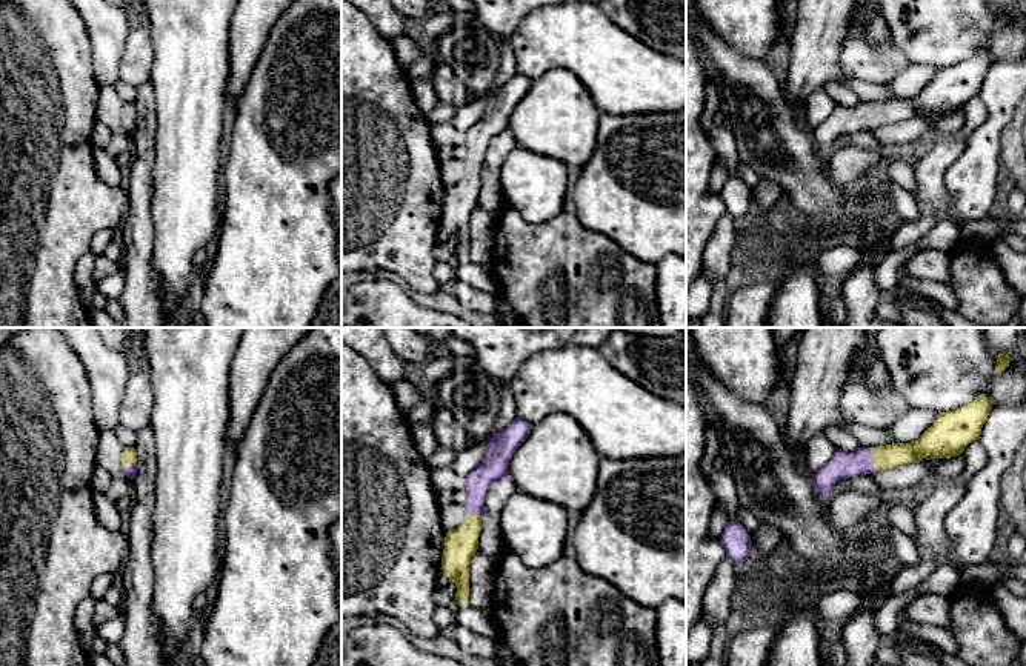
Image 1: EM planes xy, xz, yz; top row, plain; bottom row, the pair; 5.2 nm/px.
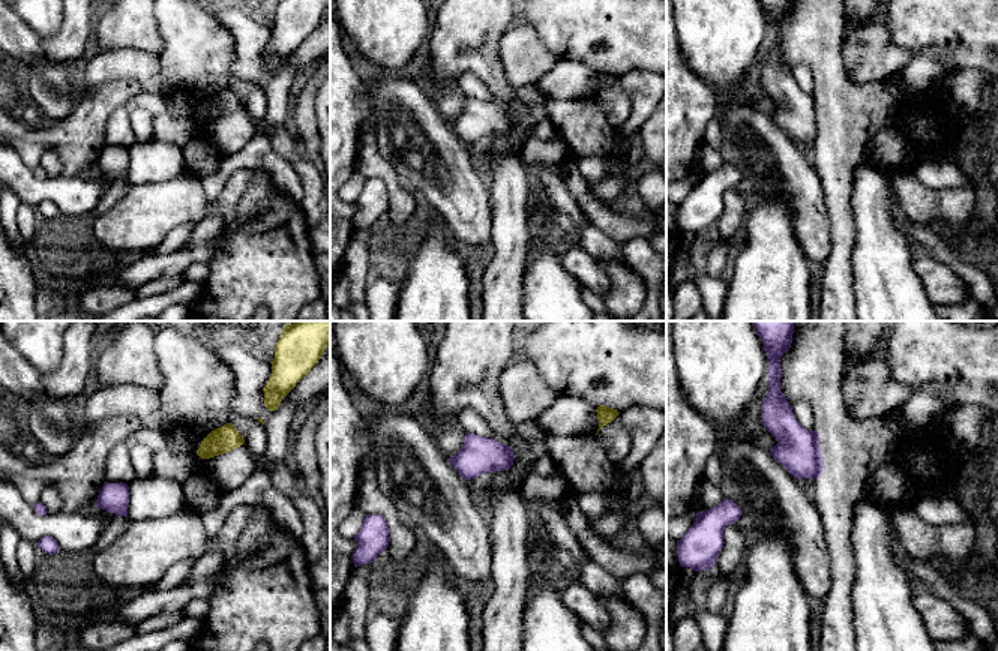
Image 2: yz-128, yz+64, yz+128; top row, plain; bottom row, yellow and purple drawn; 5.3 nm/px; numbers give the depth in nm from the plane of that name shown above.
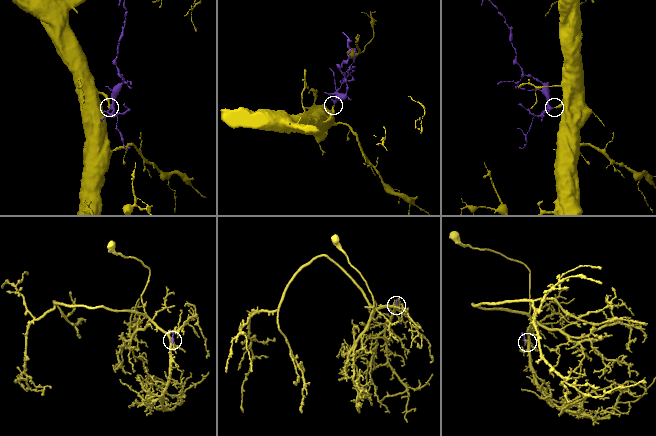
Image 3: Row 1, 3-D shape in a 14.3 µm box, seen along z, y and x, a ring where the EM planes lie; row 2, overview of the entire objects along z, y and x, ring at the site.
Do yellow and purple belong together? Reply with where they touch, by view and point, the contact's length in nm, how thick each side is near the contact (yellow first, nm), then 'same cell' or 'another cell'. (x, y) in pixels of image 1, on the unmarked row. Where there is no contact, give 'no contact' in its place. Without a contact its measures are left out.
yz (874, 117) | 150 nm | 130/140 nm | same cell

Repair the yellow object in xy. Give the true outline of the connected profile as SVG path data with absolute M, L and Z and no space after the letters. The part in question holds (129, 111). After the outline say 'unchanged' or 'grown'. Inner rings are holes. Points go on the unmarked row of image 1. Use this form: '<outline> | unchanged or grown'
M126 102L122 111L122 123L128 134L134 134L137 131L137 108L134 103Z | grown

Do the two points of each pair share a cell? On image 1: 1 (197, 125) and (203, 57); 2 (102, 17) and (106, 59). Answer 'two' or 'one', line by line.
1: one
2: one

